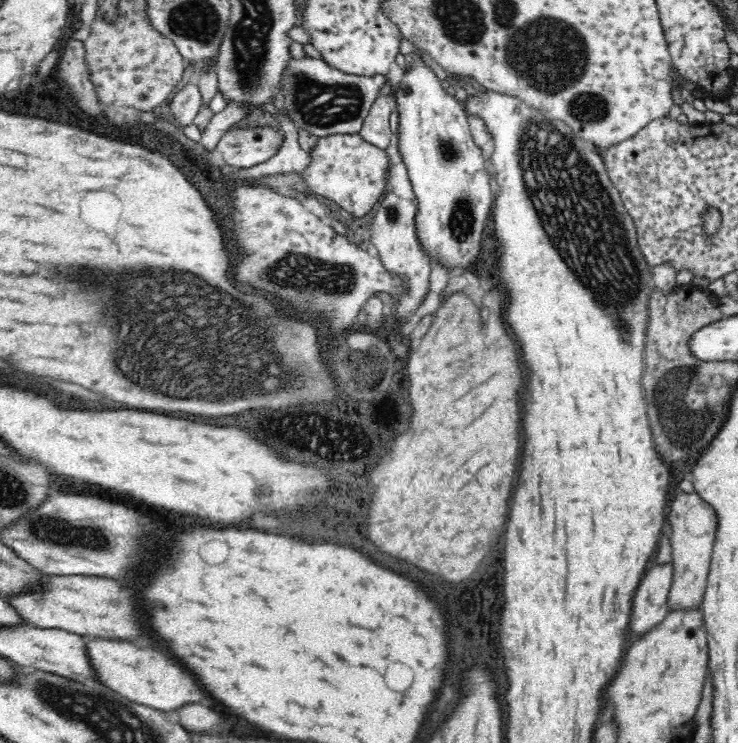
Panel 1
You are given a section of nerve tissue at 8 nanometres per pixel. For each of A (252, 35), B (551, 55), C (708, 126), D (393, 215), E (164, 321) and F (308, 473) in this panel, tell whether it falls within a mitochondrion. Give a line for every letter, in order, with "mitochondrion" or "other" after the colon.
A: mitochondrion
B: mitochondrion
C: other
D: mitochondrion
E: mitochondrion
F: other

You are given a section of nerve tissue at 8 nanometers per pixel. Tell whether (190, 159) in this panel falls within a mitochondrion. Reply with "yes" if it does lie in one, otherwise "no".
no

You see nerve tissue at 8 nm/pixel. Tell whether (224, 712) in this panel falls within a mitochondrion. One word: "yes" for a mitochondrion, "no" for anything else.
no

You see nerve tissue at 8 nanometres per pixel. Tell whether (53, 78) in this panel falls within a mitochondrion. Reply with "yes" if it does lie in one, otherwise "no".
no

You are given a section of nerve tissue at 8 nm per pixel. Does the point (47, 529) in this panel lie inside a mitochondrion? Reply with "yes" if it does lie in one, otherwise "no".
yes

